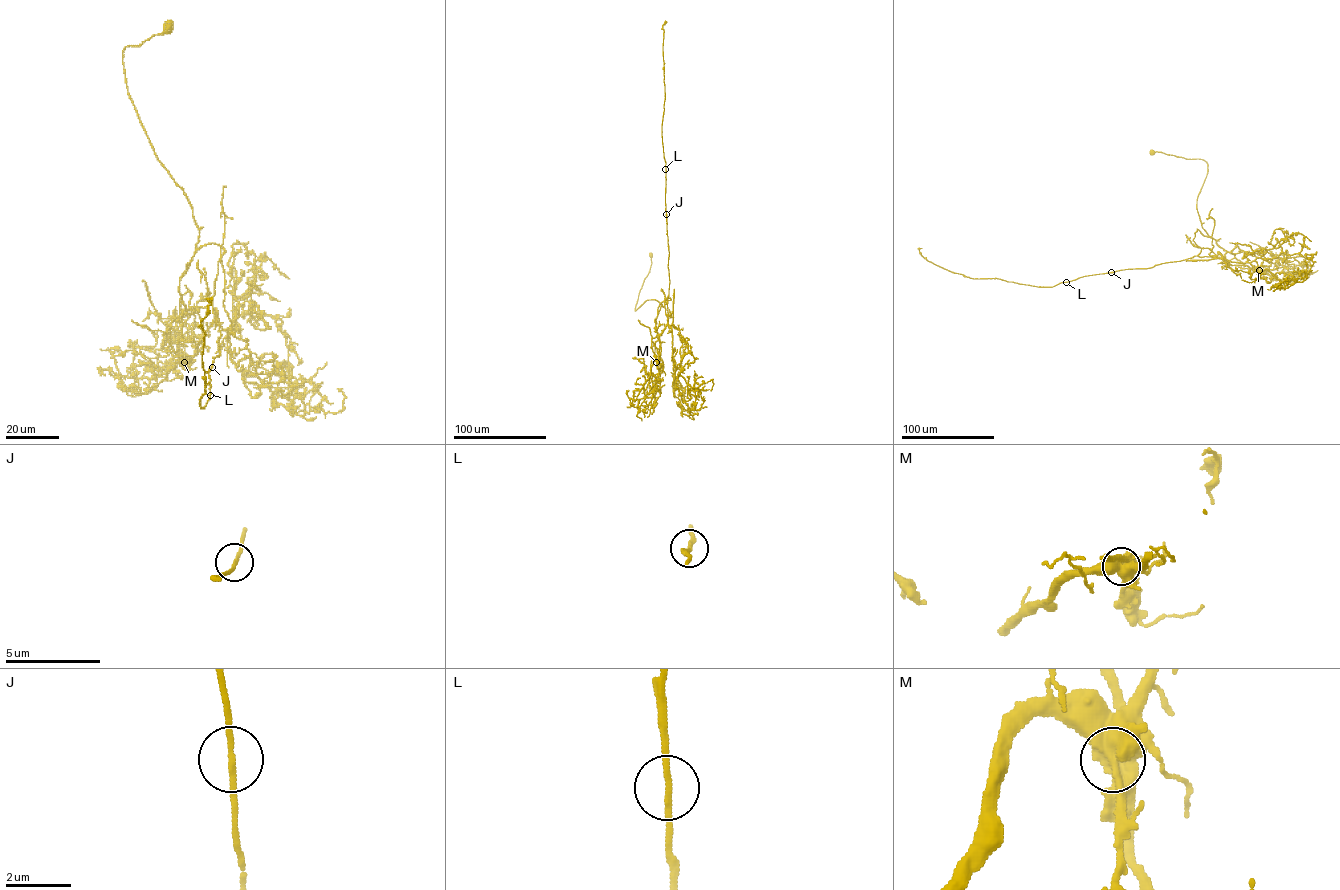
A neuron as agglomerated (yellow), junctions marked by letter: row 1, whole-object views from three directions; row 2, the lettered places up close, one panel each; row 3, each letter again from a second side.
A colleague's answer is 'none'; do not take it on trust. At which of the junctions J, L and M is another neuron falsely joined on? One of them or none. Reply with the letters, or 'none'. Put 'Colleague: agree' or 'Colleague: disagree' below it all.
M
Colleague: disagree

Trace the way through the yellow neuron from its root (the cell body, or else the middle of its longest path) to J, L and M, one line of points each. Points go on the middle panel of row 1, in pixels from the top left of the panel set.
J: (651, 255), (635, 310), (655, 299), (661, 304), (658, 314), (670, 299), (666, 304), (666, 214)
L: (651, 255), (635, 310), (655, 299), (661, 304), (658, 314), (670, 299), (666, 304), (665, 168)
M: (651, 255), (635, 310), (648, 300), (661, 304), (654, 320), (657, 334), (651, 339), (656, 362)

